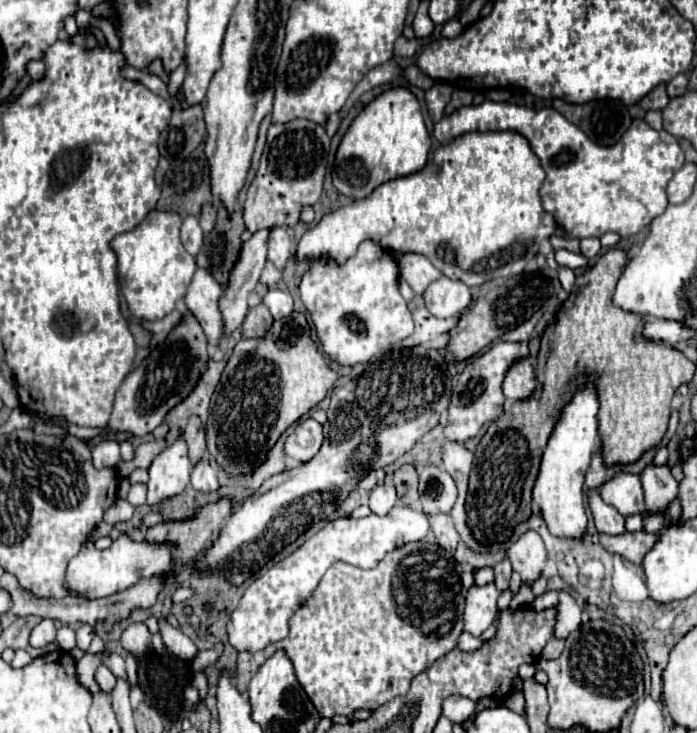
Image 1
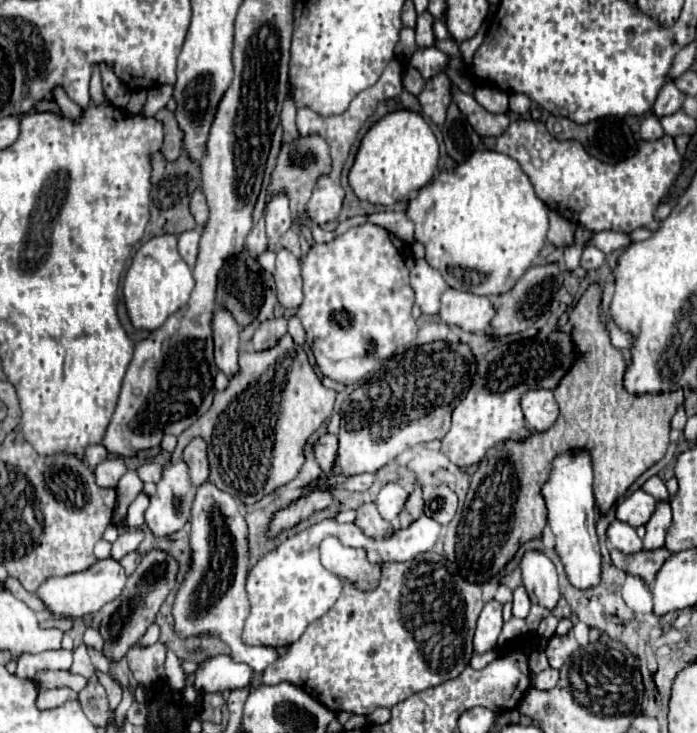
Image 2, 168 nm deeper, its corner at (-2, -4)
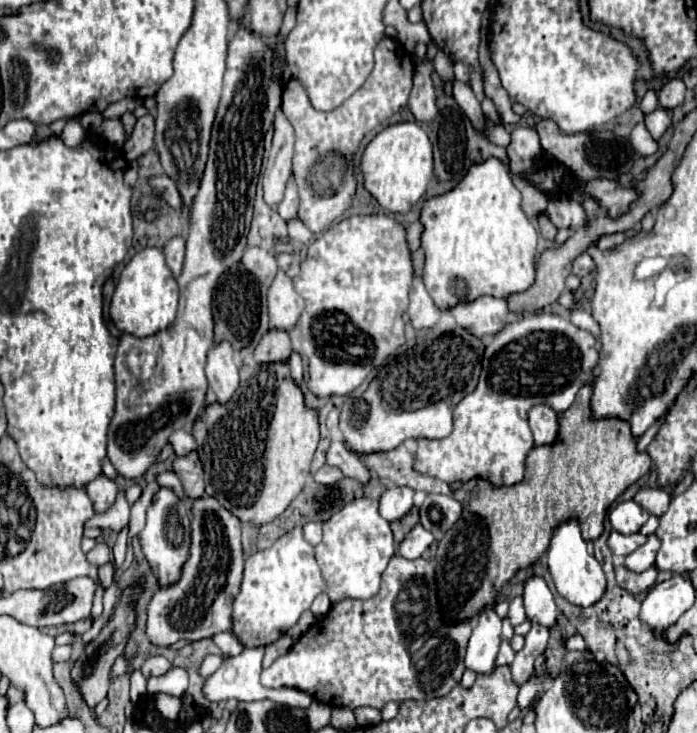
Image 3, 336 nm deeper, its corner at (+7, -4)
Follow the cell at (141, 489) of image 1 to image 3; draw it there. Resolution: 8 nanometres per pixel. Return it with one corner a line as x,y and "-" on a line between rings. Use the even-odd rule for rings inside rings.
123,528
121,532
119,532
119,540
117,540
117,544
115,544
115,558
113,558
113,564
119,568
121,564
123,564
123,560
125,560
125,546
127,546
127,528

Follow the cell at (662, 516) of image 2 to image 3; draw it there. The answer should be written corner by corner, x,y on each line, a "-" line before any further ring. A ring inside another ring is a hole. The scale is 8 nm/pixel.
651,534
649,540
641,548
637,548
633,554
629,554
625,558
625,566
633,572
645,572
655,566
657,550
659,550
659,538
655,534

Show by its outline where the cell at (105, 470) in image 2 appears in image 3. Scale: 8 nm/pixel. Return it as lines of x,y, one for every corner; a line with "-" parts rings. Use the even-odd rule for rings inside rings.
99,476
97,480
87,484
85,492
87,492
89,500
93,502
93,510
97,514
101,514
109,506
113,506
113,502
117,498
117,484
113,480
109,480
107,476

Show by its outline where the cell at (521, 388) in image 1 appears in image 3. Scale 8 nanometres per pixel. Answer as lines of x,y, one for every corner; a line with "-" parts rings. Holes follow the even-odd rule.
539,404
533,412
529,412
529,426
537,446
553,446
559,440
557,414
545,404

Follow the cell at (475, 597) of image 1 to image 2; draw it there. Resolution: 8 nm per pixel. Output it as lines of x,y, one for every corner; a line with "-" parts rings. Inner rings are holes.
490,600
484,604
474,632
474,650
486,652
496,648
496,640
502,628
502,604
496,600

